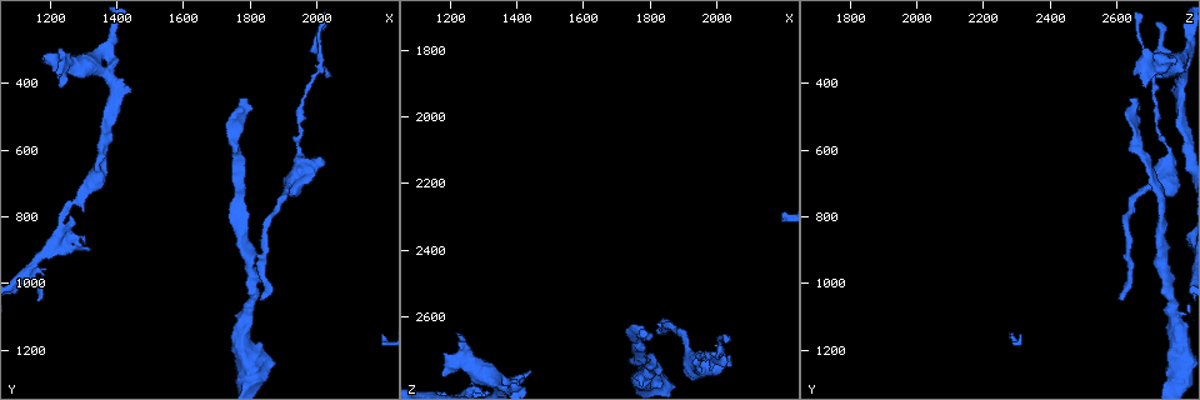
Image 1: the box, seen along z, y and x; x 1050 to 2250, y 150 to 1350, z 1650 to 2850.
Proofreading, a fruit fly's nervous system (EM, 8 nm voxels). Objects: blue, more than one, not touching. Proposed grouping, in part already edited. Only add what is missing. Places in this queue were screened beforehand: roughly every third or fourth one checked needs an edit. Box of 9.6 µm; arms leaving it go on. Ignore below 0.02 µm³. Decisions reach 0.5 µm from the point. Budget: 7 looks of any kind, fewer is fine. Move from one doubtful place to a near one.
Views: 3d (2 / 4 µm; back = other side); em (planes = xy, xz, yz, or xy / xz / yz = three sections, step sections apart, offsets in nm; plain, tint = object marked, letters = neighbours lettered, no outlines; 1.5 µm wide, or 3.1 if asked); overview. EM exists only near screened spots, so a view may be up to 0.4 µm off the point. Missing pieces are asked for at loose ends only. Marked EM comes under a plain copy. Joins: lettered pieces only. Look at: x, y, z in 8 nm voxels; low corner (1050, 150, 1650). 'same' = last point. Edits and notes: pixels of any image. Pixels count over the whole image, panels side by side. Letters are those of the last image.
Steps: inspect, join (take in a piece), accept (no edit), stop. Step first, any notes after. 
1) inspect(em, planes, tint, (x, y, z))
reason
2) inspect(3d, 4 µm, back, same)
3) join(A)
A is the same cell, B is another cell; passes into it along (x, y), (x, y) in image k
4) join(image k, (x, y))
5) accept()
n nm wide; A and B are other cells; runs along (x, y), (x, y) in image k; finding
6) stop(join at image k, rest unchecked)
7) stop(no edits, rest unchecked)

inspect(3d, 4 µm, back, (1450, 420, 2760))
an open end

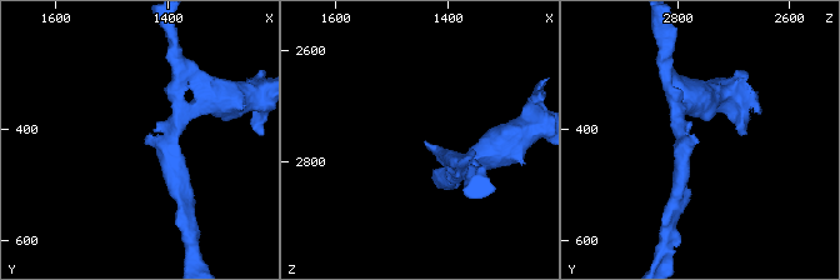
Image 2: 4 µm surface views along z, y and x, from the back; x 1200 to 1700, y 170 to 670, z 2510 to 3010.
inspect(em, xz, step 4, letters, (1440, 420, 2765))
shape alone is not enough

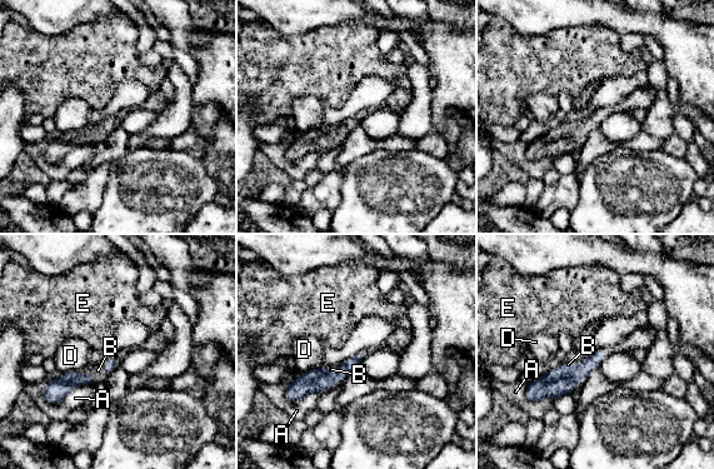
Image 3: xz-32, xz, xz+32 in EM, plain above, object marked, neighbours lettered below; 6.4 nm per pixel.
inspect(em, planes, letters, same)

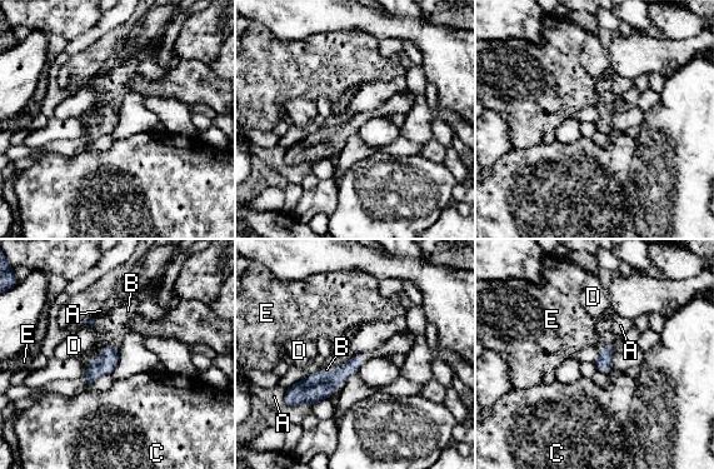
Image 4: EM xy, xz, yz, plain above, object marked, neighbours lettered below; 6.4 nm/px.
join(B)
B is the same cell, A, C, D and E are other cells; passes into it along (105, 363), (103, 352), (113, 327) in image 4; it goes on there

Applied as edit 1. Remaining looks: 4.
inspect(overview)
see it whole again

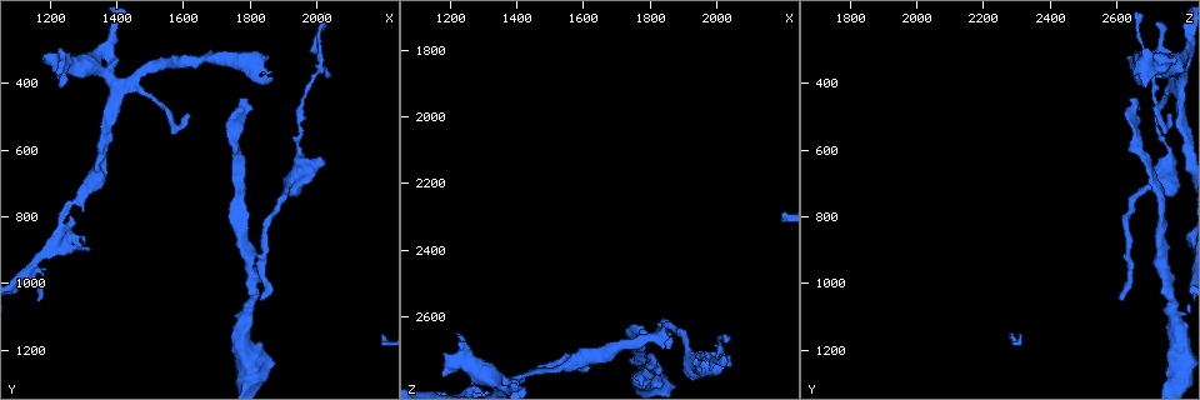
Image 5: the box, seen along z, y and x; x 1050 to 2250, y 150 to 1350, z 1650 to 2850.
inspect(em, xz, step 8, letters, (1190, 330, 2780))
stops while still wide

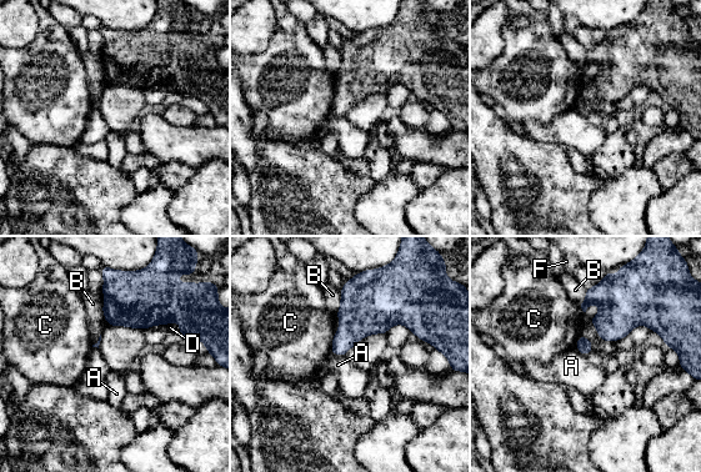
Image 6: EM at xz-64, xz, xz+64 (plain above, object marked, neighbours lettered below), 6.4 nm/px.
accept()
A, B, C, D and F are other cells; border along (331, 351), (343, 356) in image 6; no lettered piece goes on from it

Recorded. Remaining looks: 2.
inspect(3d, 4 µm, (1830, 1050, 2610))
end of a long branch

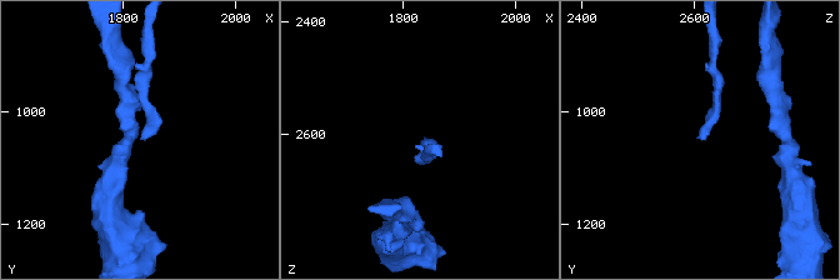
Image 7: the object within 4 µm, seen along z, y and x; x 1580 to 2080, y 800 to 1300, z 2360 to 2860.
inspect(em, planes, letters, (1835, 1050, 2610))

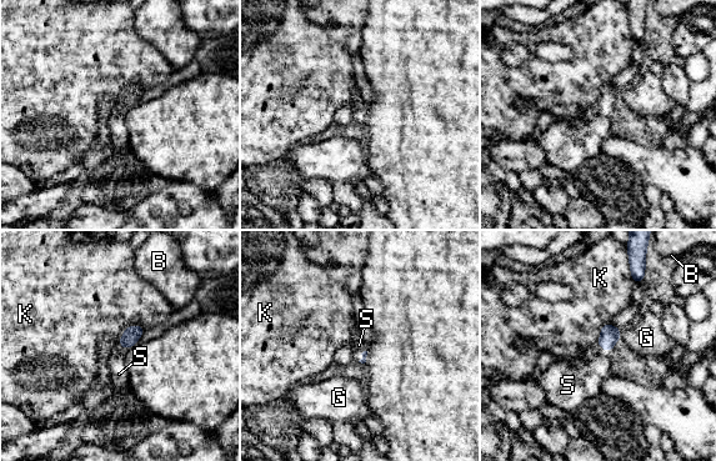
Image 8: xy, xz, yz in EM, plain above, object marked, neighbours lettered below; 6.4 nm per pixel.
join(S)
S is the same cell, B, G and K are other cells; passes into it along (609, 335), (604, 349), (582, 381) in image 8; it goes on there

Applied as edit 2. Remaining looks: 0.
stop(join at image 4, join at image 8, rest unchecked)

